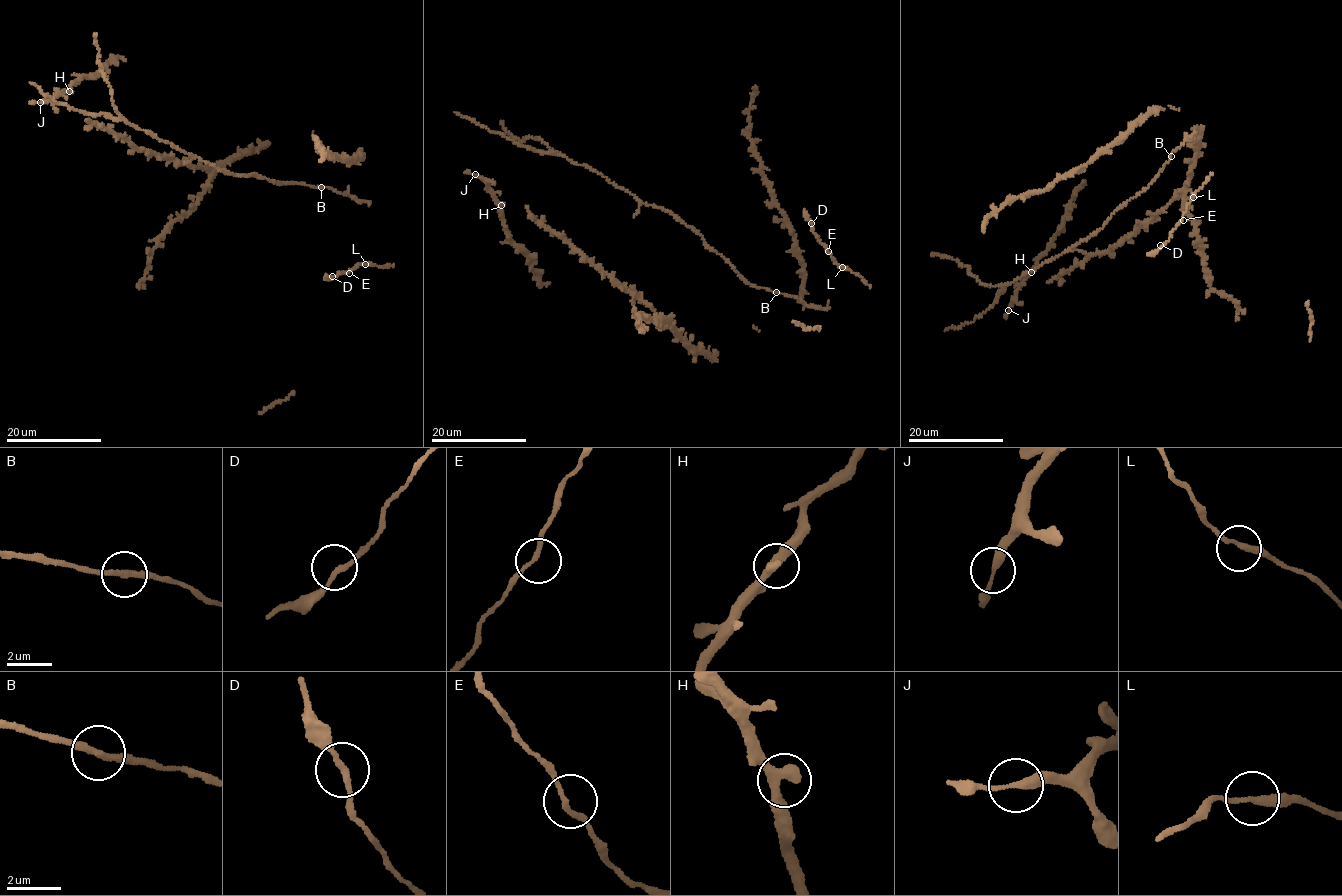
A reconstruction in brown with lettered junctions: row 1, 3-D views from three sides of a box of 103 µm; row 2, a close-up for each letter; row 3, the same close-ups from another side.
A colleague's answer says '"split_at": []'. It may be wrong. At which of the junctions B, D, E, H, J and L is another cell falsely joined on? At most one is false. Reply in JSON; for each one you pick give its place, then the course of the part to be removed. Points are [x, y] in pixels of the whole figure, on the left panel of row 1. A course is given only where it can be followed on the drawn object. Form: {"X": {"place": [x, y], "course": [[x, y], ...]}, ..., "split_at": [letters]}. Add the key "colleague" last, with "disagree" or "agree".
{"split_at": [], "colleague": "agree"}

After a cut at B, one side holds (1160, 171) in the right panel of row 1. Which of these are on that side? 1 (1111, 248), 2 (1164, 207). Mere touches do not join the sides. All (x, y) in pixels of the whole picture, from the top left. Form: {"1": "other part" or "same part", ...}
{"1": "other part", "2": "other part"}

